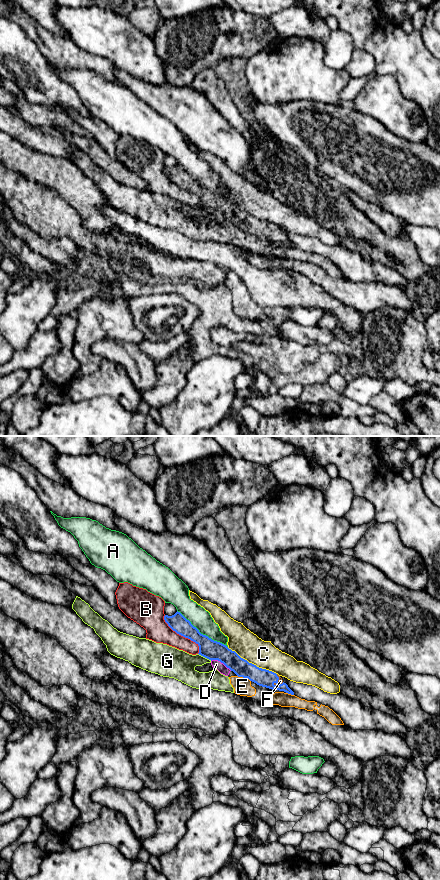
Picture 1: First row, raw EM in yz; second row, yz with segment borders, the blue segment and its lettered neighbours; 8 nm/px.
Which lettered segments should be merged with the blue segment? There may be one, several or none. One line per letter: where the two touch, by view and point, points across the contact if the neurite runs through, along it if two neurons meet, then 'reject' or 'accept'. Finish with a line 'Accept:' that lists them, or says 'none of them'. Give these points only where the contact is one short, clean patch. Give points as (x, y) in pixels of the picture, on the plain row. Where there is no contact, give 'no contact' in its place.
A: meets blue in yz at (202, 186); reject
B: meets blue in yz at (182, 187); reject
C: meets blue in yz at (251, 215); reject
D: meets blue in yz at (221, 214); border along yz (211, 212), (219, 212), (231, 222); reject
E: meets blue in yz at (244, 229); reject
F: meets blue in yz at (277, 232); runs through yz (262, 229), (277, 232), (280, 233); accept
G: meets blue in yz at (205, 209); border along yz (198, 205), (211, 212); reject
Accept: F

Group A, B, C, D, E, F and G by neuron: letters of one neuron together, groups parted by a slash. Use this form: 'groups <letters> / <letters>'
groups A / B / C / D E G / F

